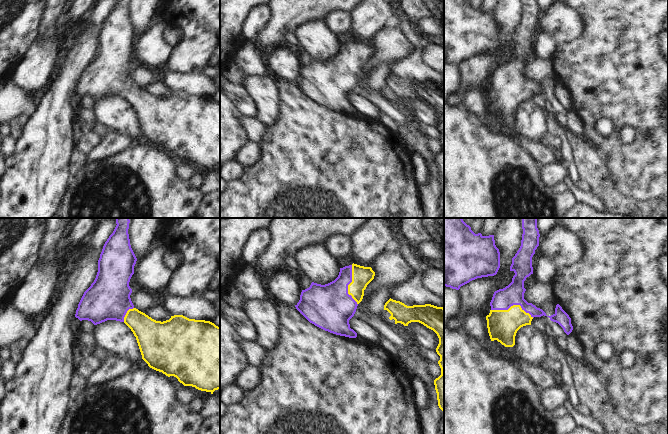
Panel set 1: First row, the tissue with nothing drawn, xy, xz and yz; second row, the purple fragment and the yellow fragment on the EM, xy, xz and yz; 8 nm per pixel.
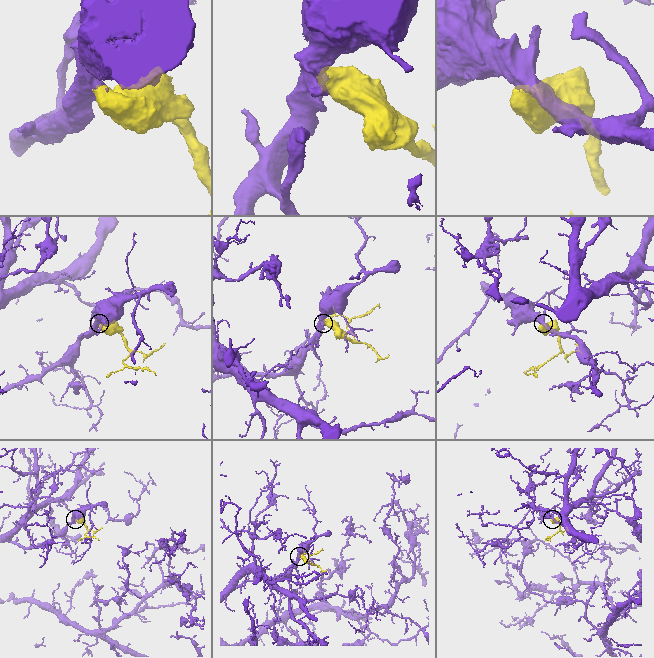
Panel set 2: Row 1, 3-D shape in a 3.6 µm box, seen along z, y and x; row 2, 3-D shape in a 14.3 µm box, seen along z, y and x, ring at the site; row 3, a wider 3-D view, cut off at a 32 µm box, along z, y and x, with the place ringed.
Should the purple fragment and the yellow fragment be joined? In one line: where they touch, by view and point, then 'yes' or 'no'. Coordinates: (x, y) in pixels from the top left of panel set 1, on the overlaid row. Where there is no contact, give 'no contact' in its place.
contact yz (512, 305); yes

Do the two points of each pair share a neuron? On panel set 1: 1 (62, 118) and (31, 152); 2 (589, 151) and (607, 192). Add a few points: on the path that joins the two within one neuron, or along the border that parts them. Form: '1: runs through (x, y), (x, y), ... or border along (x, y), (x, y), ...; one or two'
1: runs through (54, 126), (39, 144); one
2: runs through (590, 161), (601, 182); one

